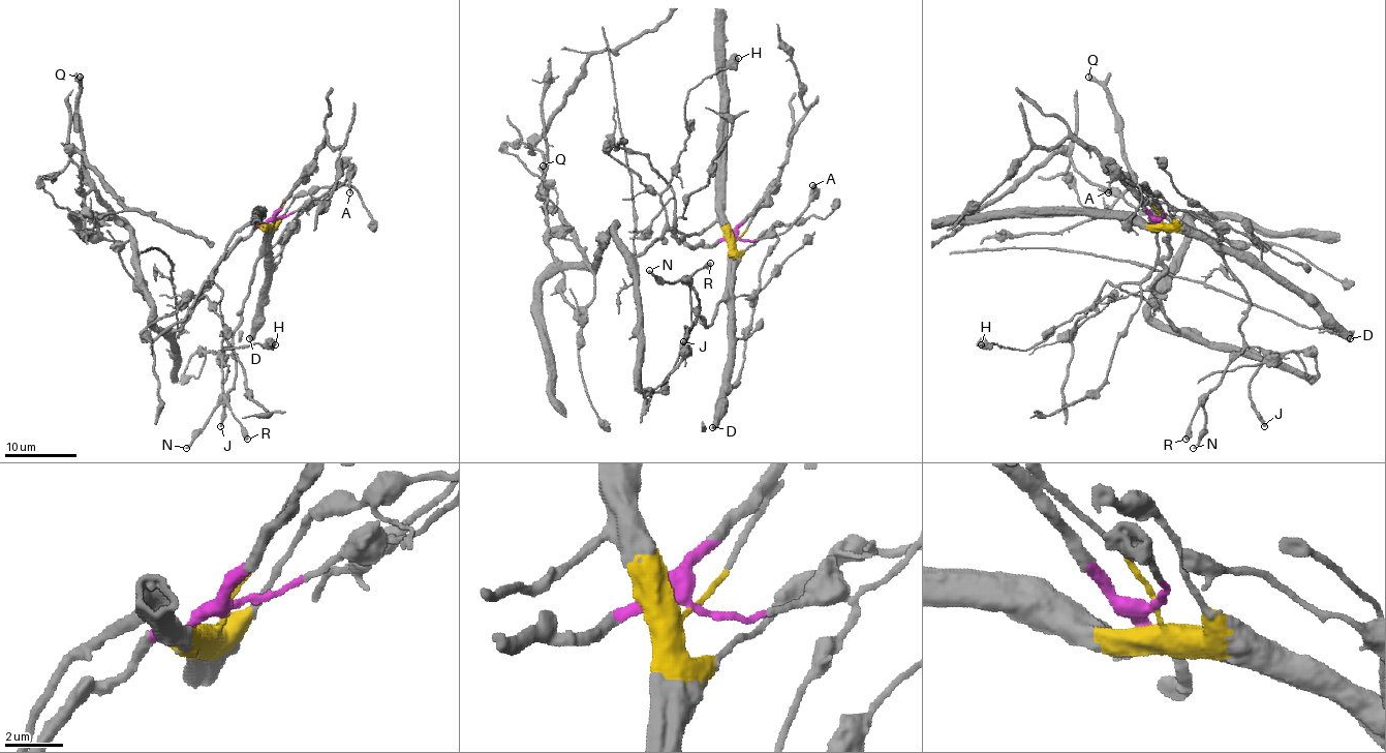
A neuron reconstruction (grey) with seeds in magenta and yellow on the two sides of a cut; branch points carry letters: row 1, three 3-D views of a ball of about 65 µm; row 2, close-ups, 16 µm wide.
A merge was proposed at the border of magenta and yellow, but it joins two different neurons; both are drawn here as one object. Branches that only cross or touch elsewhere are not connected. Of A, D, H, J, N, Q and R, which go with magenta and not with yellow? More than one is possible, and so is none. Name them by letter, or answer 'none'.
A, H, Q

